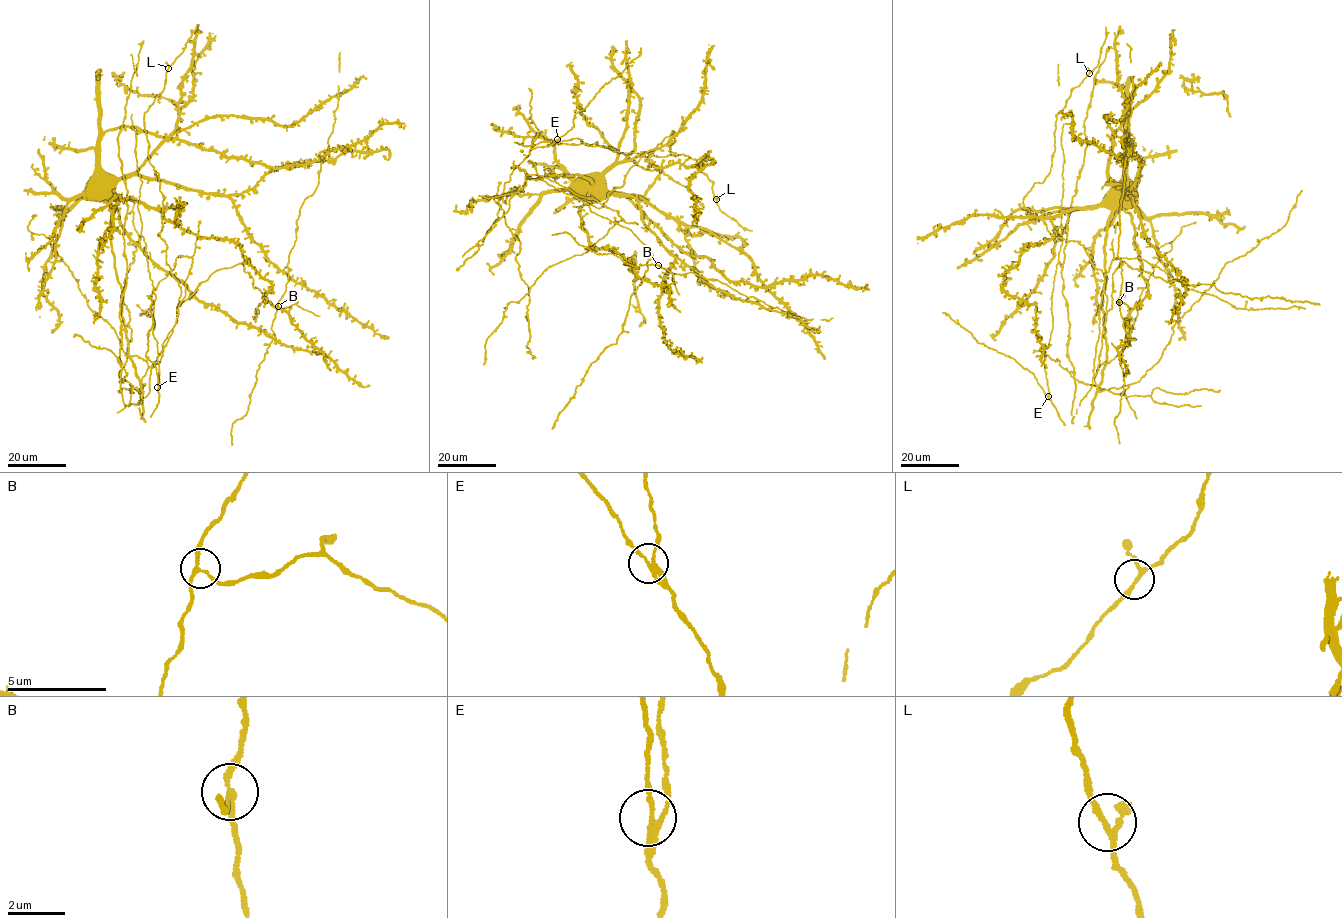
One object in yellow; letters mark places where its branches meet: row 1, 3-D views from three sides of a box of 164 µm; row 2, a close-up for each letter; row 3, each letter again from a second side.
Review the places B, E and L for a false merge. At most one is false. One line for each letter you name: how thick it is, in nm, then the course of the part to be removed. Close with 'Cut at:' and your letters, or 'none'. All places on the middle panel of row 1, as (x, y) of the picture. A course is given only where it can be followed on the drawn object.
B: 170 nm | (658, 265), (672, 274), (679, 294)
Cut at: B

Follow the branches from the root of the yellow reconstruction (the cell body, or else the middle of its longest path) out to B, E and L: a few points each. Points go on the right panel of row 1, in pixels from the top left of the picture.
B: (1116, 196), (1113, 203), (1131, 217), (1148, 290), (1128, 311), (1128, 333), (1119, 302)
E: (1116, 196), (1114, 206), (1060, 208), (1062, 244), (1052, 293), (1053, 327), (1044, 361), (1048, 396)
L: (1116, 196), (1114, 206), (1072, 208), (1042, 220), (1023, 201), (1049, 173), (1057, 114), (1089, 73)

